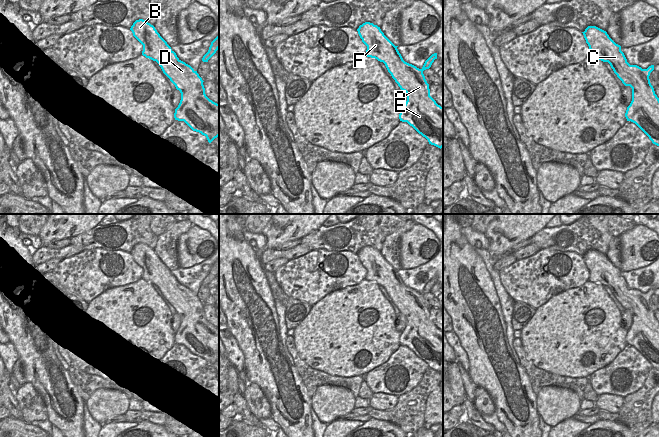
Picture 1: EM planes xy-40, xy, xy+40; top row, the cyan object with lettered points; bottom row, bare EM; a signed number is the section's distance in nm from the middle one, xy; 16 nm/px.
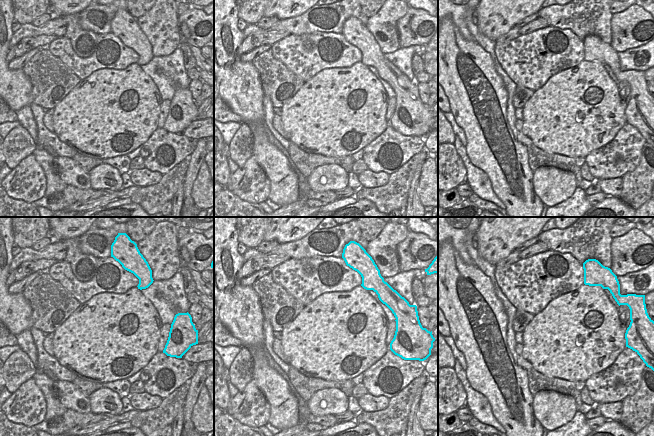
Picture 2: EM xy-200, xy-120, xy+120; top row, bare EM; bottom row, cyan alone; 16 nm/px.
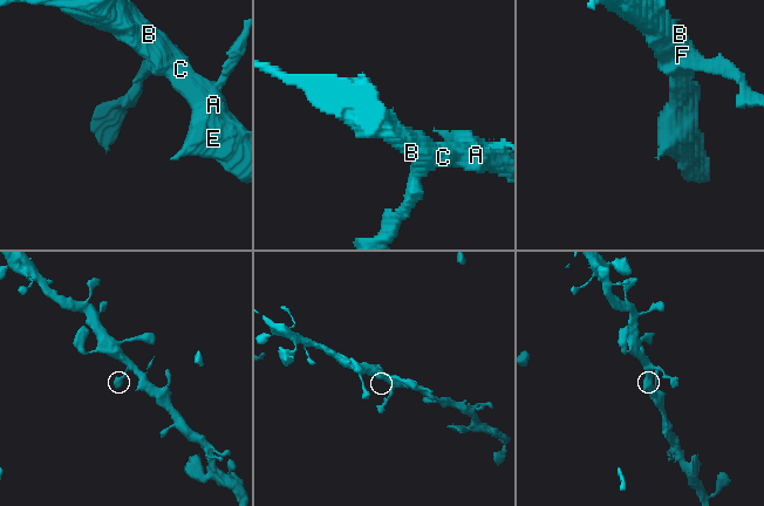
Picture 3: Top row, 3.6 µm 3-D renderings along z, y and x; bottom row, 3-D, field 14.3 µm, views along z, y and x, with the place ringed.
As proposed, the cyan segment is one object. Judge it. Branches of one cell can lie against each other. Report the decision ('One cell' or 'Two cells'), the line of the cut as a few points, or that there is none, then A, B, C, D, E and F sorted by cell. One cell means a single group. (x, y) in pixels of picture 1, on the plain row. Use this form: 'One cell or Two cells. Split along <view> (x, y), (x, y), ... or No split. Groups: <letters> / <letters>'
One cell. No split. Groups: A B C D E F.

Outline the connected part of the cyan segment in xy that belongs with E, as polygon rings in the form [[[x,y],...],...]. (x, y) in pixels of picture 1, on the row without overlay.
[[[365,246],[359,250],[357,255],[362,266],[367,270],[365,279],[383,286],[400,313],[407,318],[407,325],[399,338],[400,345],[407,346],[419,358],[425,361],[429,368],[441,373],[443,371],[443,331],[438,329],[430,320],[429,308],[423,298],[423,295],[429,293],[434,284],[437,283],[437,277],[432,278],[425,285],[423,291],[419,293],[403,284],[397,273],[398,270],[395,270],[377,249]]]

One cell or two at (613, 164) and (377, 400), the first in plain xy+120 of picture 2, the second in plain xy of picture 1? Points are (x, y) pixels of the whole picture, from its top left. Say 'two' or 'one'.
two

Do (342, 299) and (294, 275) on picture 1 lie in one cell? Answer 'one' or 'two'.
two

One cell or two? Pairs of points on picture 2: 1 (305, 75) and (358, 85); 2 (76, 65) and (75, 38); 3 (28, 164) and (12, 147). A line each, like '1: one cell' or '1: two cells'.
1: two cells
2: two cells
3: two cells

